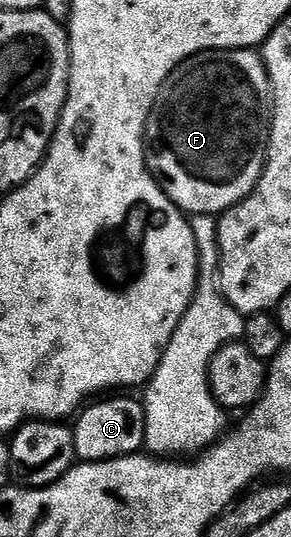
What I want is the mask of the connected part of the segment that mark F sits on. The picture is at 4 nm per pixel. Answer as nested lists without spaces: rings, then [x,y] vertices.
[[[257,50],[244,51],[206,51],[203,55],[194,55],[186,59],[166,78],[166,84],[160,89],[158,100],[150,111],[146,122],[146,165],[154,174],[162,192],[178,206],[187,216],[213,215],[221,216],[222,212],[235,207],[242,199],[247,199],[252,189],[260,181],[262,170],[266,167],[266,146],[270,144],[270,117],[272,114],[272,100],[270,98],[270,78],[266,67],[262,63],[261,54]]]

